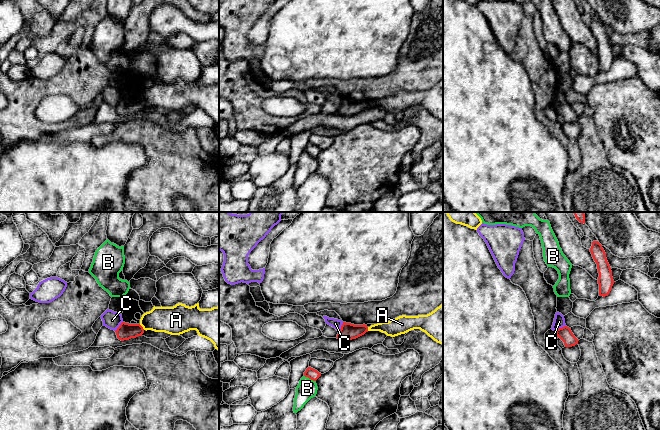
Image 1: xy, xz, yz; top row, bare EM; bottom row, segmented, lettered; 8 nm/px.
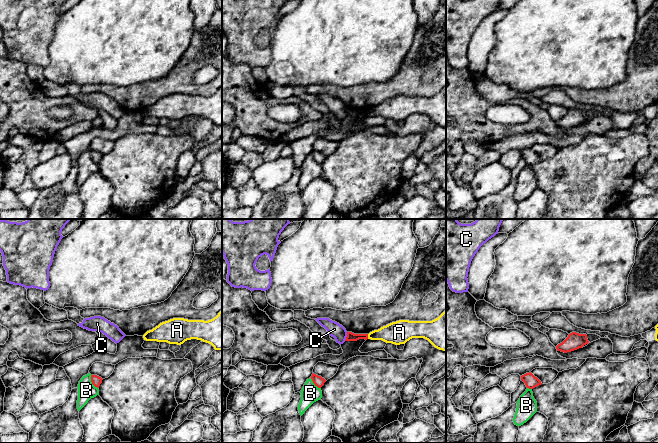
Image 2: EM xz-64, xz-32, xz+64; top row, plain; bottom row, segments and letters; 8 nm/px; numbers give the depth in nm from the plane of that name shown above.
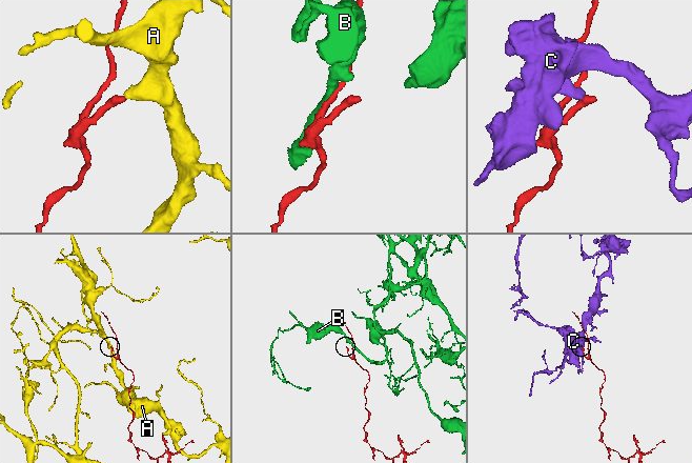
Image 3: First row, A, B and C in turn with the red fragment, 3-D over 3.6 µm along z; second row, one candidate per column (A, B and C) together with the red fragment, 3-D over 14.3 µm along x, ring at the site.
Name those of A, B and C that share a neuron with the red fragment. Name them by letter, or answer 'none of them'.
none of them

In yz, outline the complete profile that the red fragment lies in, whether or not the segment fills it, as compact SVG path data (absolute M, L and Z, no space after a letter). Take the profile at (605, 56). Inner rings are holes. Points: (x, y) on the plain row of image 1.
M598 17L592 18L590 28L594 37L597 40L597 45L599 49L599 71L603 73L608 72L614 60L614 56L612 53L610 41L606 34L606 29L602 24L602 21Z

